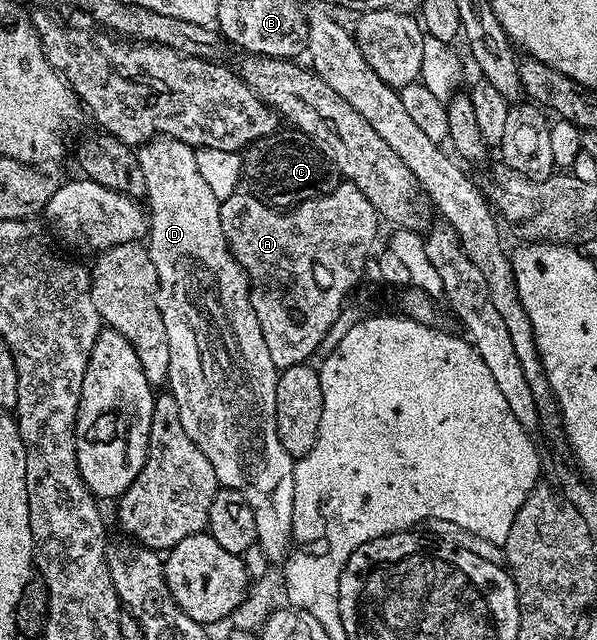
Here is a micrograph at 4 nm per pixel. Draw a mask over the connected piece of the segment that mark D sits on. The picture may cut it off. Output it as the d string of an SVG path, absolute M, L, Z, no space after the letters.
M155 136L149 142L143 142L136 150L146 185L144 202L148 207L149 217L148 249L152 263L156 266L156 275L159 277L157 296L159 315L163 318L164 330L167 332L170 361L168 364L168 392L176 400L176 408L180 408L180 424L184 424L184 432L188 432L192 444L196 444L196 448L200 452L204 452L204 456L208 456L208 464L212 464L212 468L216 472L219 487L240 492L240 496L244 496L244 500L248 500L248 504L252 508L252 516L256 516L256 536L258 537L256 544L262 549L264 556L268 556L268 560L272 564L278 564L289 555L292 549L294 536L292 496L294 495L294 464L296 461L284 448L284 444L280 444L280 436L276 432L276 384L280 372L272 364L272 356L268 356L268 344L264 344L264 332L260 332L260 320L256 320L256 312L252 308L248 276L242 265L234 258L234 253L230 251L230 245L224 236L224 224L220 224L222 203L212 193L212 188L208 188L208 183L200 176L200 172L196 168L194 152L195 147L165 136Z

